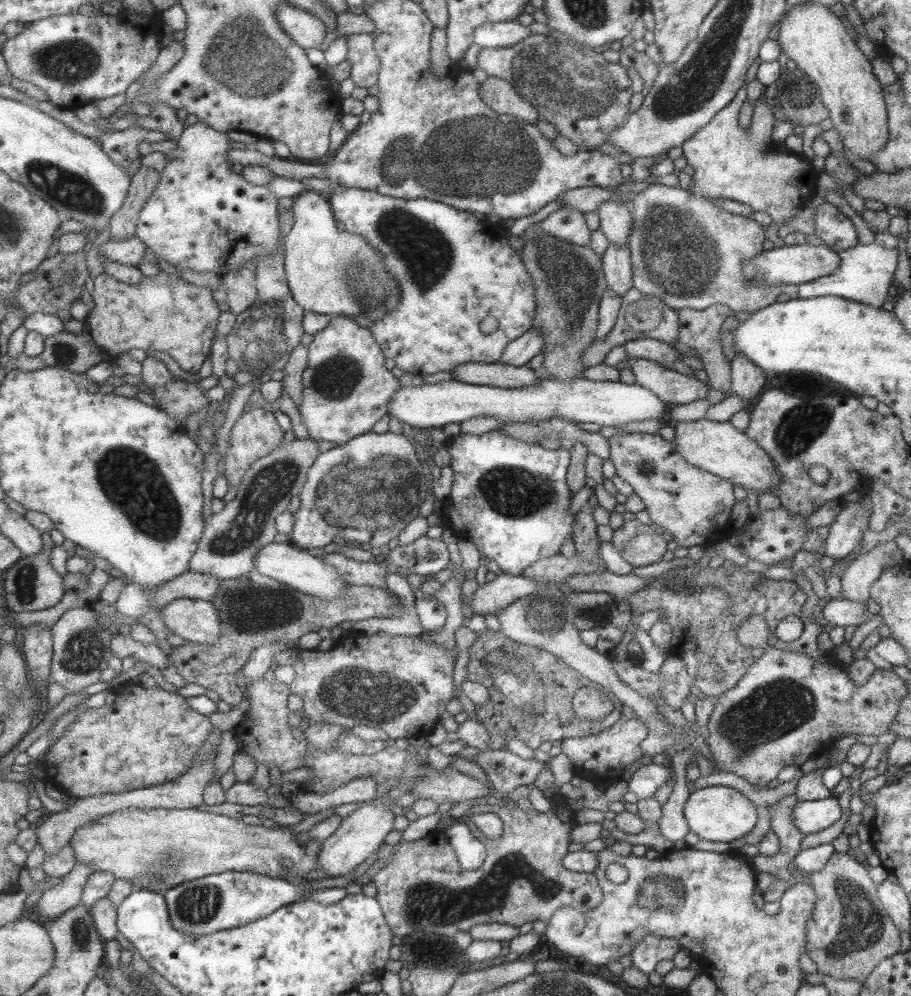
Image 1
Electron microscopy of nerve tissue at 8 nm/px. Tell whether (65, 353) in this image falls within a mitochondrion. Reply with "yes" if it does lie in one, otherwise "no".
no

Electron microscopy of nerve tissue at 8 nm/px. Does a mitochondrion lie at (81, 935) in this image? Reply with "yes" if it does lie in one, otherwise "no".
yes

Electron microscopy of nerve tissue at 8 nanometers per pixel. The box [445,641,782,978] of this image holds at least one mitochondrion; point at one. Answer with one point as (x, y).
(665, 894)

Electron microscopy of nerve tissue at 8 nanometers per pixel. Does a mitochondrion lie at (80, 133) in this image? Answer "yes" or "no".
no

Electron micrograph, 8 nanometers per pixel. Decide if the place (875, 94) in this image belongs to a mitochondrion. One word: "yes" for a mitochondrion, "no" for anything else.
no

